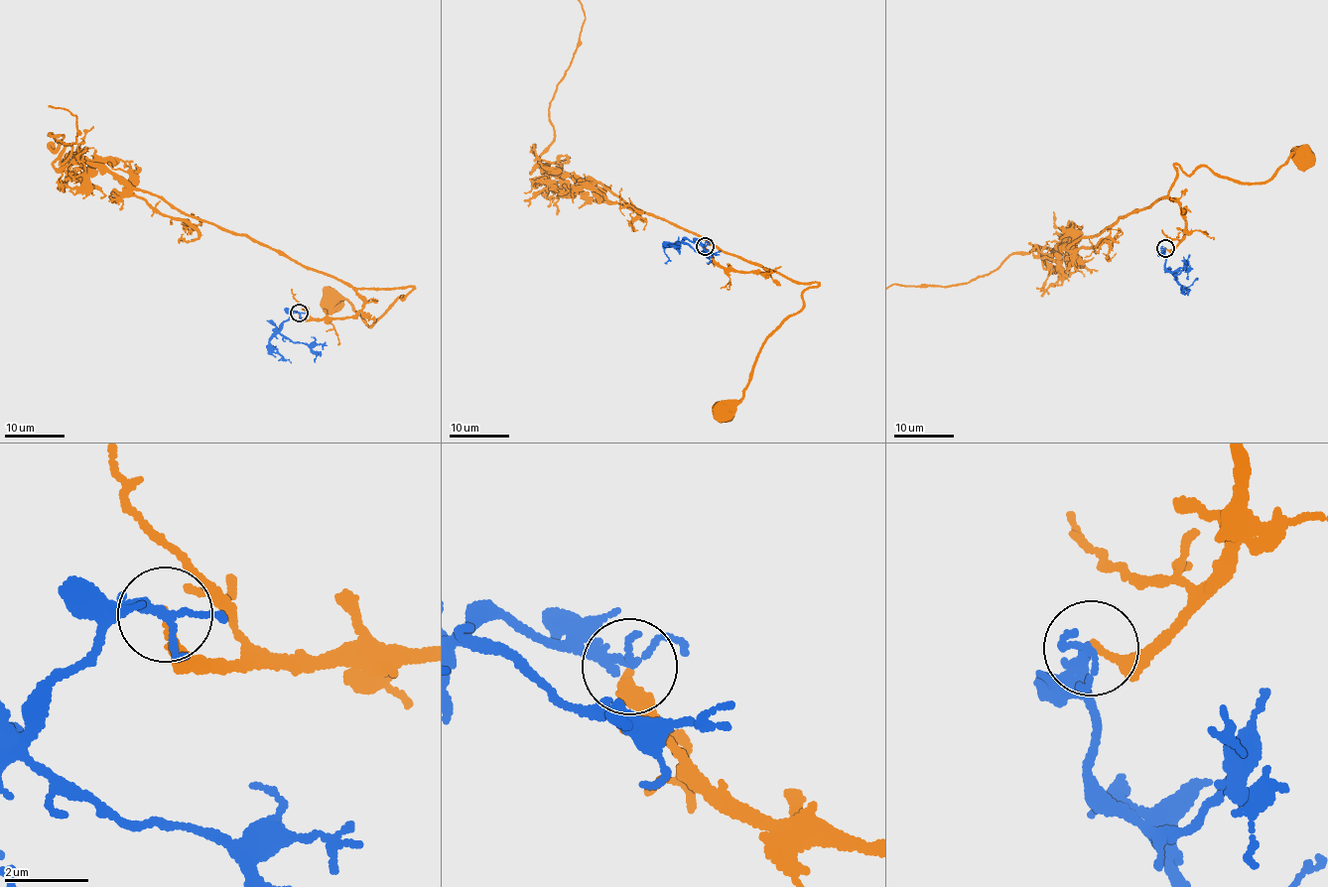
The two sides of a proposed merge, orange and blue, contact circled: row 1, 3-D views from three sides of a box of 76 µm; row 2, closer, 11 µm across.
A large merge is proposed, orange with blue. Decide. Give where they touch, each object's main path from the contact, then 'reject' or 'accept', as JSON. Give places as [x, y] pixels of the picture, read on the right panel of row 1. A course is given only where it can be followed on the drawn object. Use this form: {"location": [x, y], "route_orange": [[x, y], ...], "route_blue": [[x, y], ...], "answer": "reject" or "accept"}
{"location": [1165, 248], "route_orange": [[1165, 249], [1185, 225], [1168, 190], [1175, 165], [1260, 183], [1288, 158], [1301, 158]], "route_blue": [[1165, 249], [1165, 267], [1178, 275], [1183, 268], [1189, 280]], "answer": "reject"}

